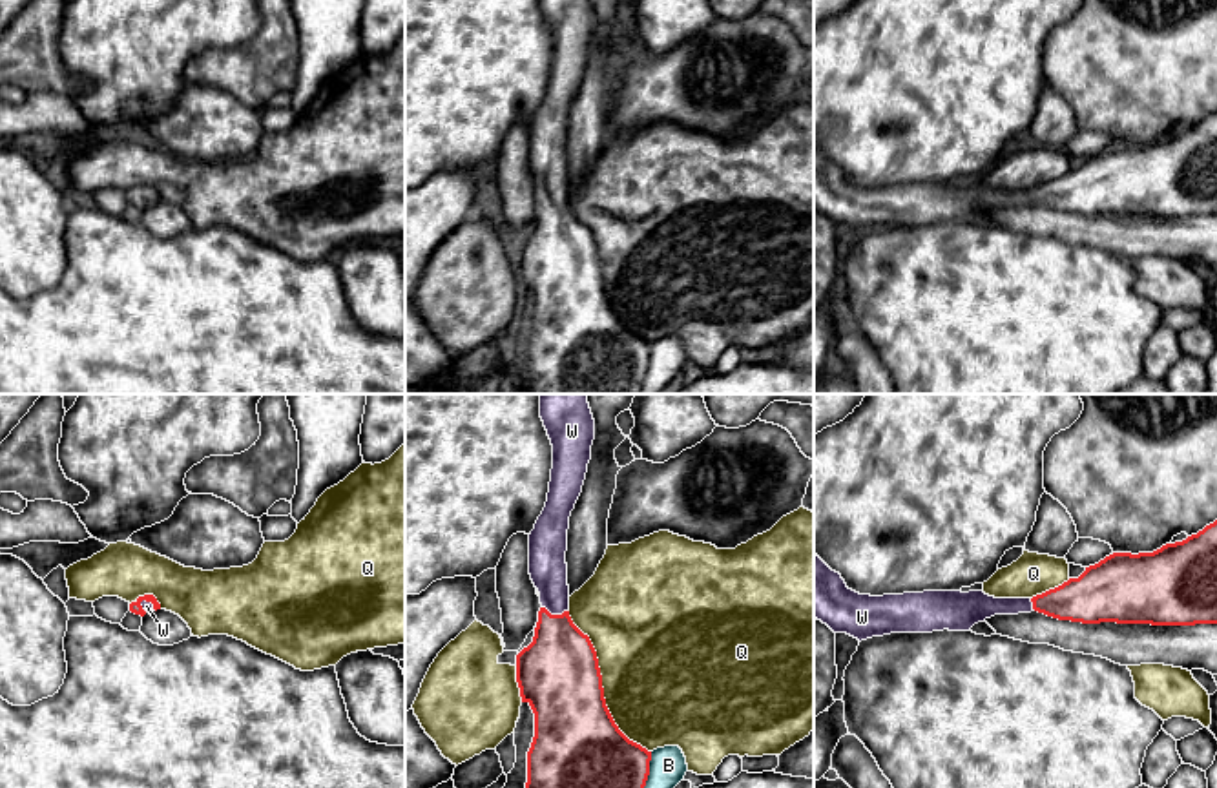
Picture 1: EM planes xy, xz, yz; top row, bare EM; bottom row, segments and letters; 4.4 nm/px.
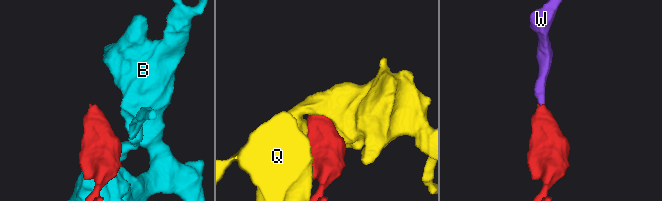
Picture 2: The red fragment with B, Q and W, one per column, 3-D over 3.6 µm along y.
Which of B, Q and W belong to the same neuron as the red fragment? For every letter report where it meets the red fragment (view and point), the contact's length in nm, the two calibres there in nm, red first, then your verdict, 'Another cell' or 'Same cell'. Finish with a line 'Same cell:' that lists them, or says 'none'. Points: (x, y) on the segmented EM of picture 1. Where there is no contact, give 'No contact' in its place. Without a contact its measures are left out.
B: Touches red at xz (648, 770). Shared border 170 nm. Thickness 300 nm (red) against 160 nm. Another cell
Q: Touches red at xz (601, 684). Shared border 750 nm. Thickness 360 nm (red) against 480 nm. Another cell
W: Touches red at xz (555, 615). Shared border 110 nm. Thickness 360 nm (red) against 170 nm. Same cell
Same cell: W

